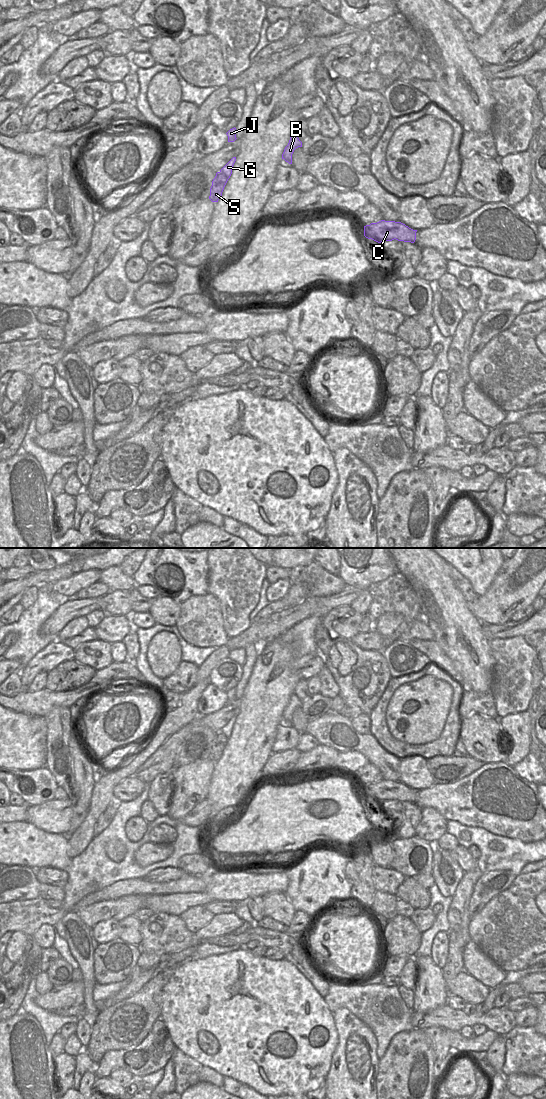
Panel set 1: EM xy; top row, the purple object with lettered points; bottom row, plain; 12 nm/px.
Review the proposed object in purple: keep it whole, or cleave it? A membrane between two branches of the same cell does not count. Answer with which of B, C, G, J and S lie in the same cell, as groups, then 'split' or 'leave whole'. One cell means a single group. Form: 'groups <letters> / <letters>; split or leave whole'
groups B C G J / S; split

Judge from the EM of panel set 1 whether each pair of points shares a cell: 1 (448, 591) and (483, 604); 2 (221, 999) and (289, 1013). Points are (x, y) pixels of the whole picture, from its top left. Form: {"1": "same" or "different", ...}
{"1": "different", "2": "same"}

